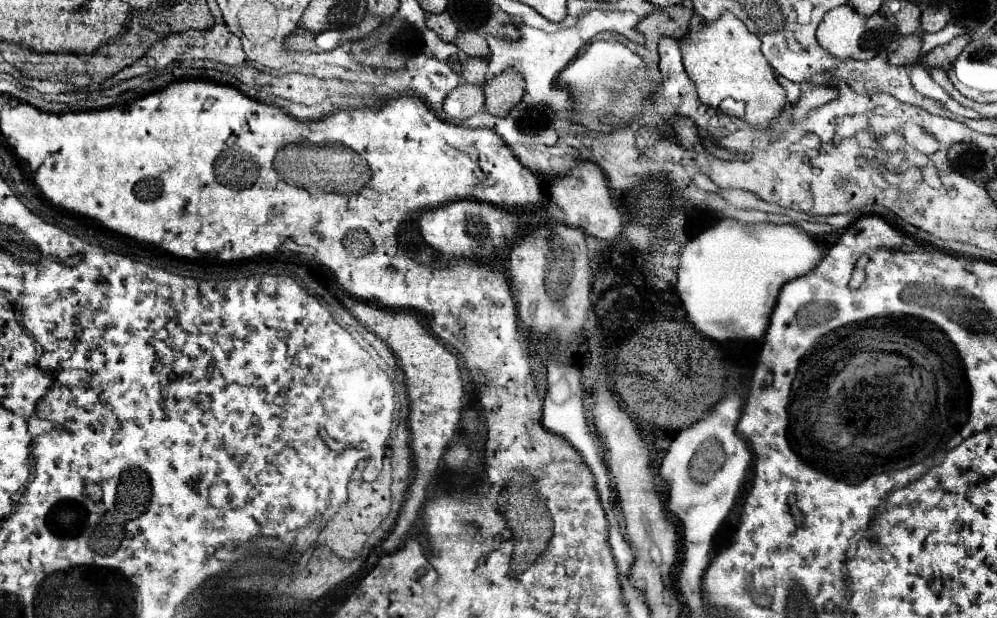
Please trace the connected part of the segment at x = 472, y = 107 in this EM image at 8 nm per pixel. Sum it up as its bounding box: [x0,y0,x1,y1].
[452,83,484,119]

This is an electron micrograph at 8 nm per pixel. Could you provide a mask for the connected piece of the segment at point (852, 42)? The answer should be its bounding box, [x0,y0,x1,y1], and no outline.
[816,5,896,59]

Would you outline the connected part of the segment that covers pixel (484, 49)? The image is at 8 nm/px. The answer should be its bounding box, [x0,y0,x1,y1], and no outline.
[456,31,490,59]

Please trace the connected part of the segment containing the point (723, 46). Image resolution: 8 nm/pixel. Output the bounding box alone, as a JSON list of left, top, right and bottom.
[682,13,786,129]

